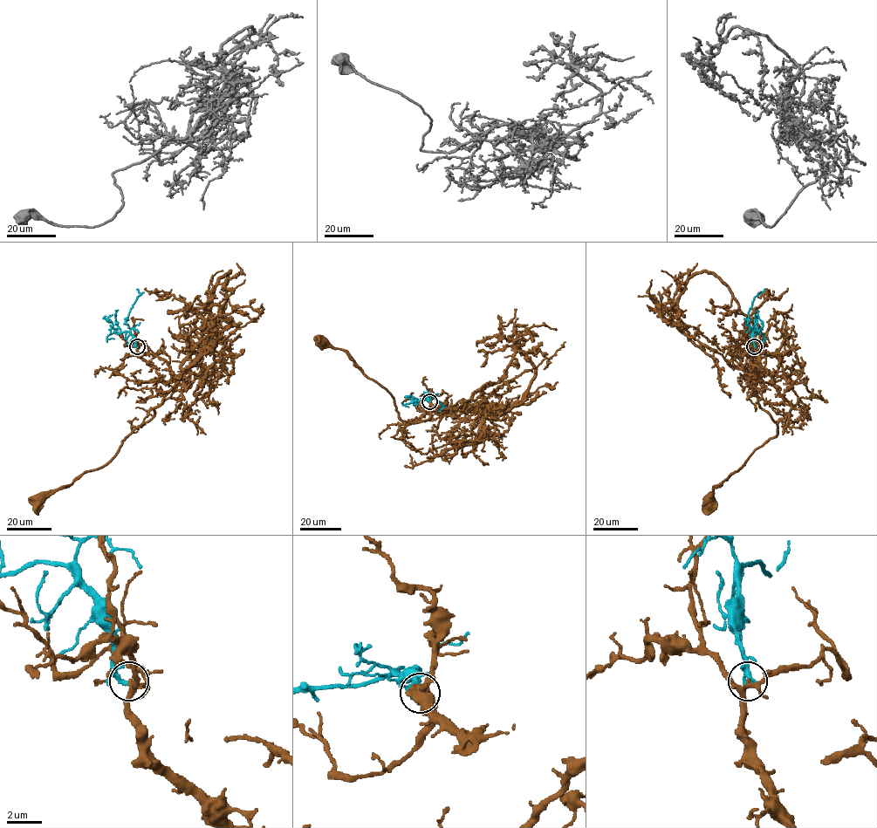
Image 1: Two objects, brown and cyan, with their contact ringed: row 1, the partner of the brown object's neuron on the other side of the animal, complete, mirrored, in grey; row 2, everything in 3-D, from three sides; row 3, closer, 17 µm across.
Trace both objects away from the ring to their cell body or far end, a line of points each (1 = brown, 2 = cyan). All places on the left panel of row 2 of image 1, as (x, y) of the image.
1: (136, 346), (163, 382), (182, 378), (147, 421), (122, 441), (116, 455), (37, 499)
2: (136, 346), (126, 323), (130, 310), (141, 293), (136, 289)

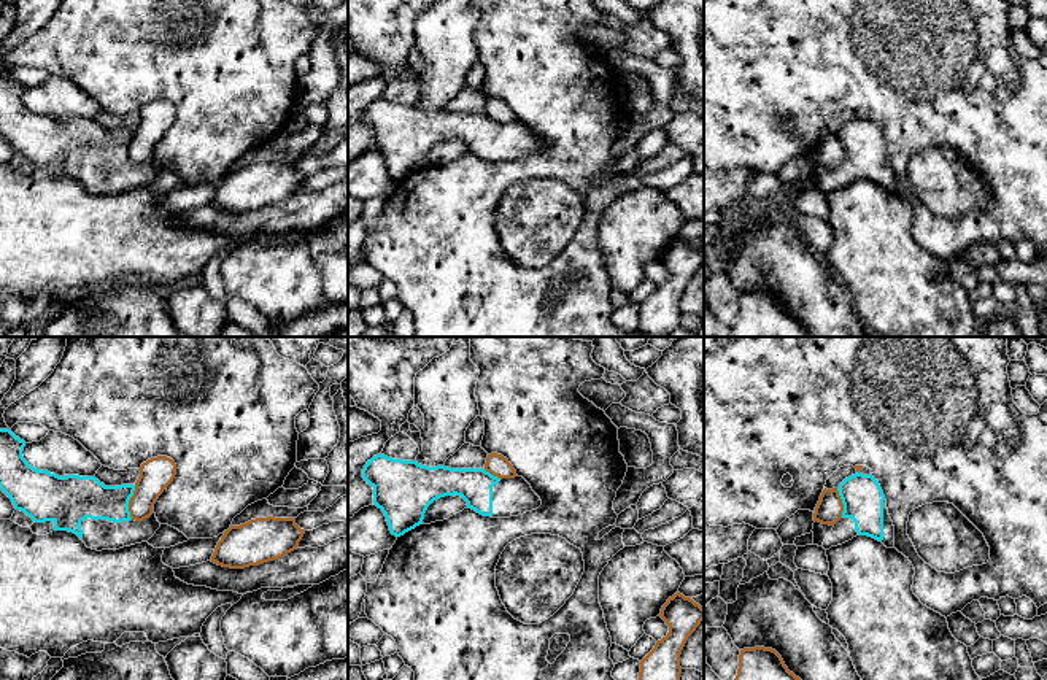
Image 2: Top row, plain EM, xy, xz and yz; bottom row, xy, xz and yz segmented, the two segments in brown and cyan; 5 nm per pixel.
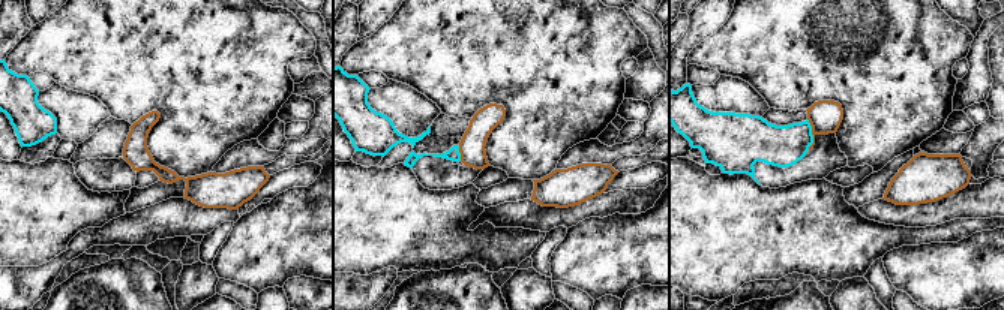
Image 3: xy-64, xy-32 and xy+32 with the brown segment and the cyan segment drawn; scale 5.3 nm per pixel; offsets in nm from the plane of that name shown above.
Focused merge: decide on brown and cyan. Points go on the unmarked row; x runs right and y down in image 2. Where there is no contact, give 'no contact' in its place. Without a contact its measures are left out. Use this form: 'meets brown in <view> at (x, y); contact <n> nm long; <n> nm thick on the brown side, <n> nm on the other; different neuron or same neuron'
meets brown in xy at (129, 146); contact 180 nm long; 170 nm thick on the brown side, 220 nm on the other; different neuron

